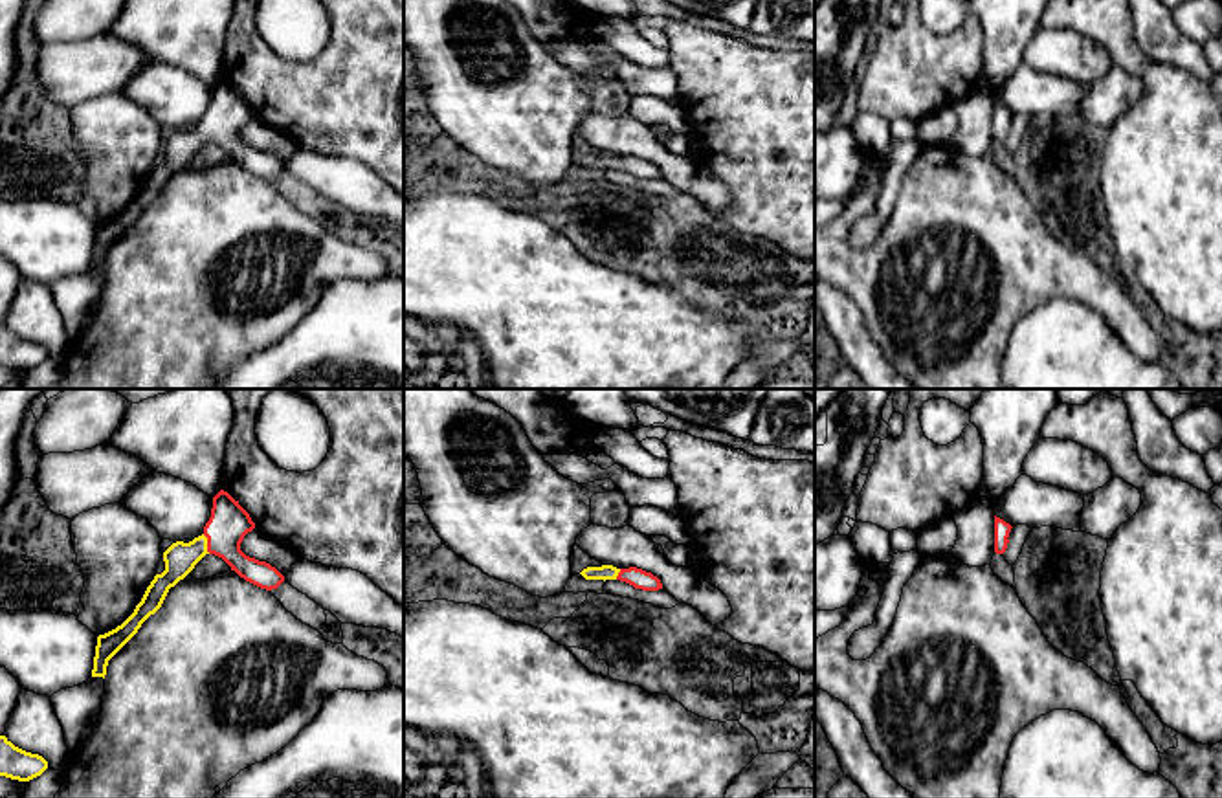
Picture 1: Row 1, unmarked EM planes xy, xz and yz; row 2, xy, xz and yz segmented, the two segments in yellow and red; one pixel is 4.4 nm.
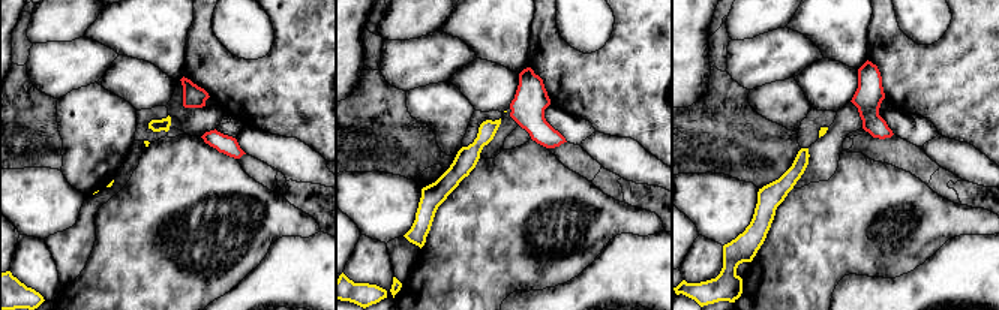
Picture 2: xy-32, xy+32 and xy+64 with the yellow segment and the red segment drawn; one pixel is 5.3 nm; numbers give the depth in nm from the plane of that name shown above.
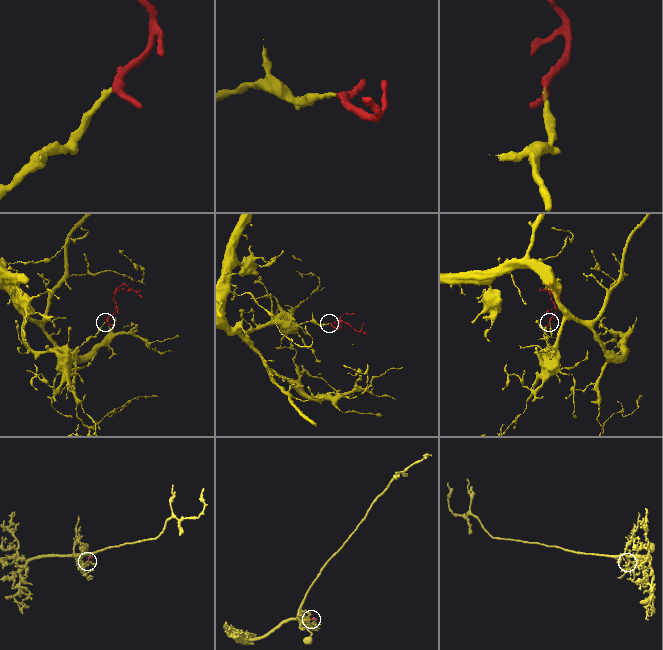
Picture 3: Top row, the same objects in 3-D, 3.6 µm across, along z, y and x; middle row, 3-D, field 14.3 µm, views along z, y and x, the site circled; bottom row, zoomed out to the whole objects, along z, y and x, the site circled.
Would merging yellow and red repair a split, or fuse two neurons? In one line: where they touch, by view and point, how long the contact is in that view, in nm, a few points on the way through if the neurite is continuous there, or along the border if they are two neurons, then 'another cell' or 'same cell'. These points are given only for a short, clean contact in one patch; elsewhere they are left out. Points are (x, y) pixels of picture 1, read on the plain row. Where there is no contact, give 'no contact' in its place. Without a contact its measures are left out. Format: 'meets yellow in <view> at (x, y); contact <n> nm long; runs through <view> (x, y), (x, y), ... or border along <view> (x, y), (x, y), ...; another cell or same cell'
meets yellow in xy at (206, 132); contact 90 nm long; runs through xy (180, 147), (206, 132), (228, 114); same cell

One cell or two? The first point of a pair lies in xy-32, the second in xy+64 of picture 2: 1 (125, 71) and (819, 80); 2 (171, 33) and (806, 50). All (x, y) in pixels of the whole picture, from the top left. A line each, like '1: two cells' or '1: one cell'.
1: one cell
2: two cells

